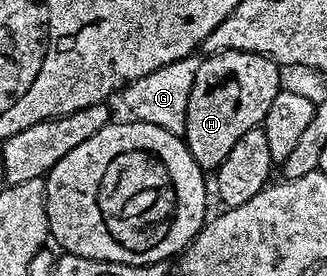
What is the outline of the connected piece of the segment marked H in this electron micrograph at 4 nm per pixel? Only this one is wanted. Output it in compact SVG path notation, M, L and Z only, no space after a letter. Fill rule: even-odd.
M241 50L209 54L201 61L182 135L201 170L215 172L241 136L263 123L270 104L274 104L274 96L282 89L280 73L281 67L272 58Z

